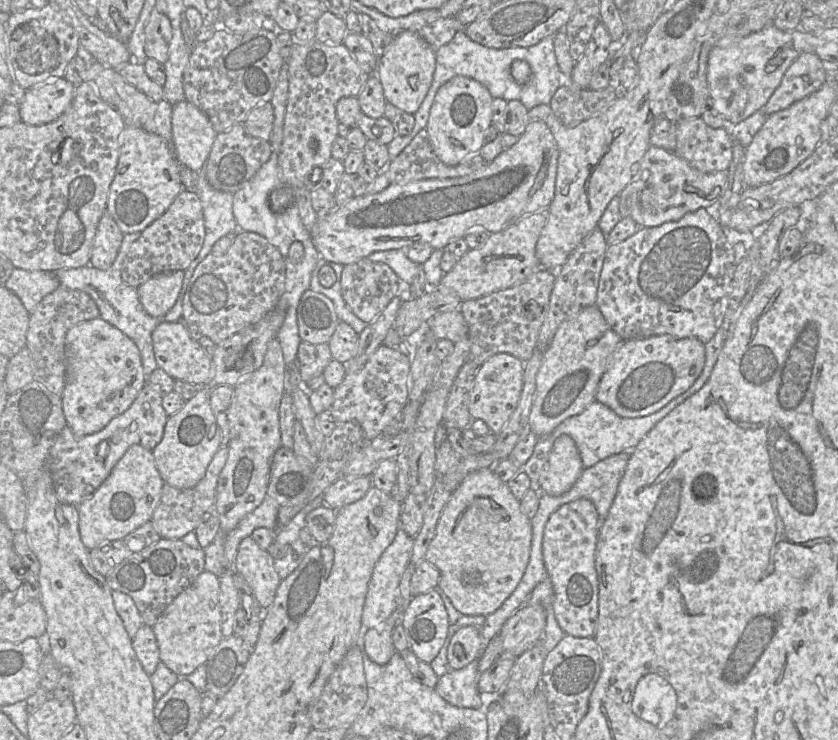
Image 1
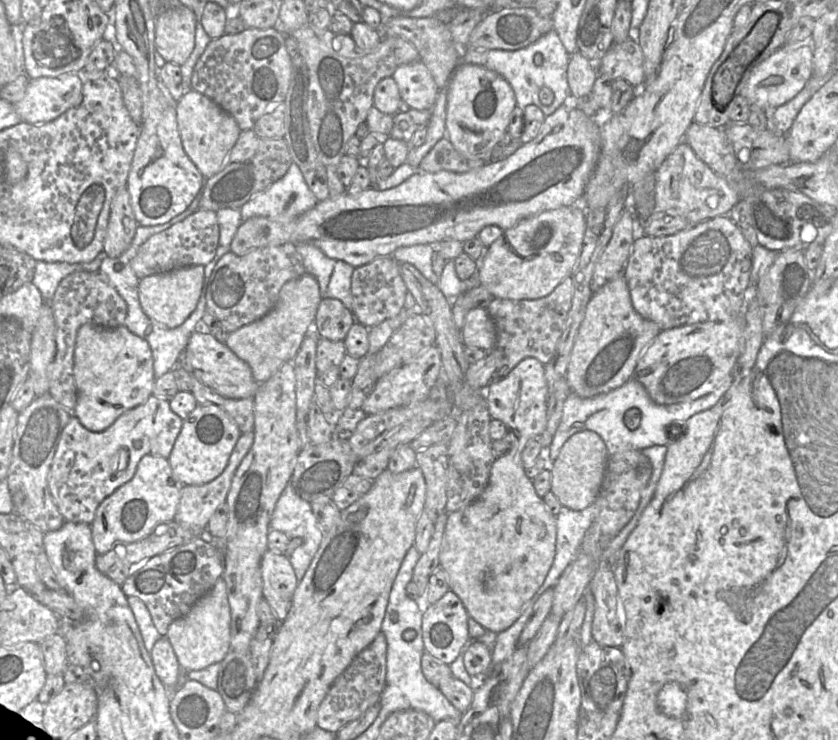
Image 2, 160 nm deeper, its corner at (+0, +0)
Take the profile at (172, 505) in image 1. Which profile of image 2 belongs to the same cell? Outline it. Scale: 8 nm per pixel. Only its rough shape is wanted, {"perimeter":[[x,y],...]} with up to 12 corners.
{"perimeter":[[237,440],[224,471],[183,486],[174,517],[204,530],[224,504],[234,473],[253,443]]}

